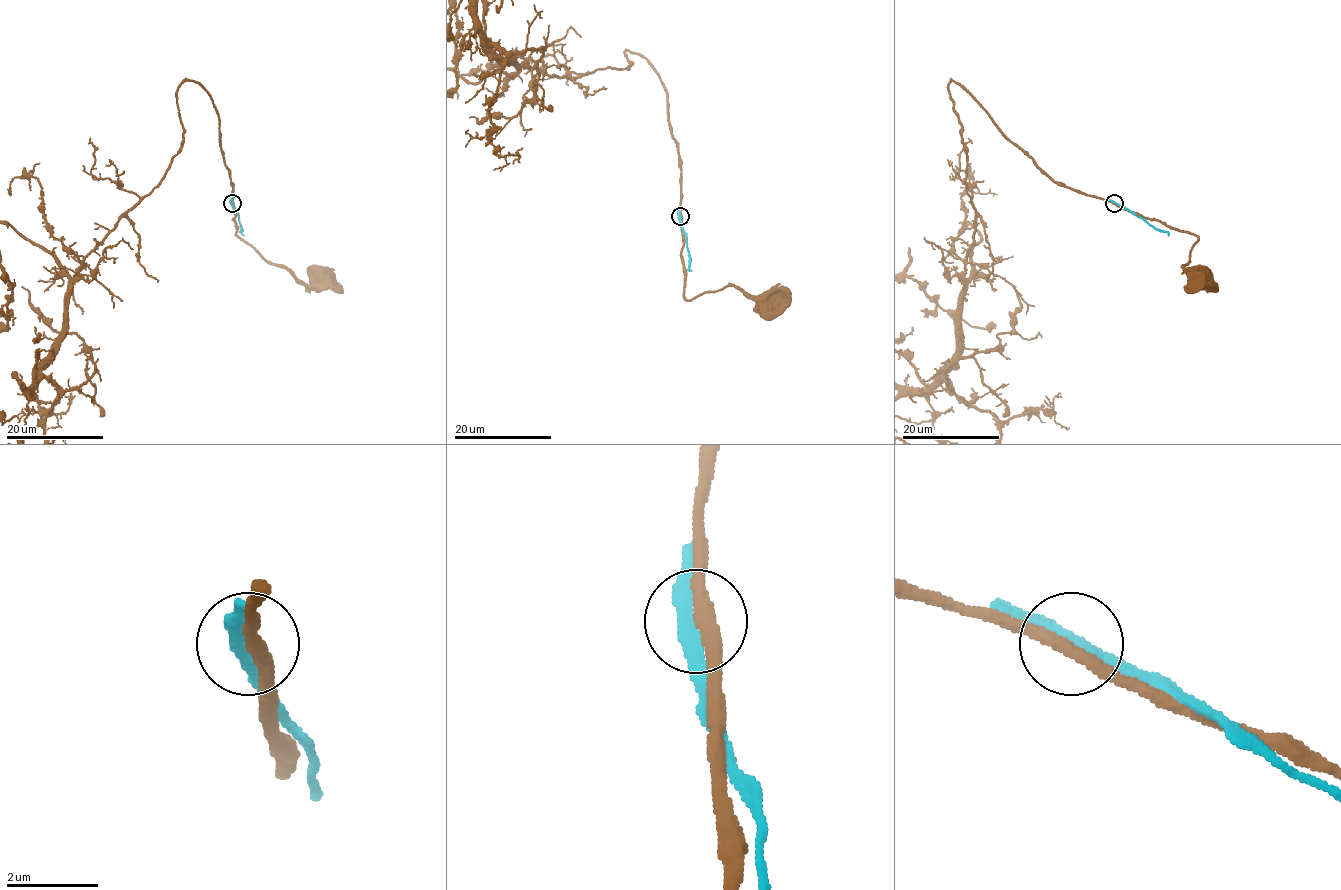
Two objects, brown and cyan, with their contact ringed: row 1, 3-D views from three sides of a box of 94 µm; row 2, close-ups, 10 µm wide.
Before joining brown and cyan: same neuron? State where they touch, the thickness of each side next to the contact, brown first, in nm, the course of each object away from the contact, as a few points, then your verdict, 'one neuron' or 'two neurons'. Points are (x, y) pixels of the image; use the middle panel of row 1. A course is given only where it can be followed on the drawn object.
(680, 216) | 300/240 nm | brown via (679, 216), (684, 294), (688, 300), (728, 285), (739, 287), (756, 298), (772, 300) | cyan via (679, 216), (687, 238), (689, 271), (692, 269) | two neurons

